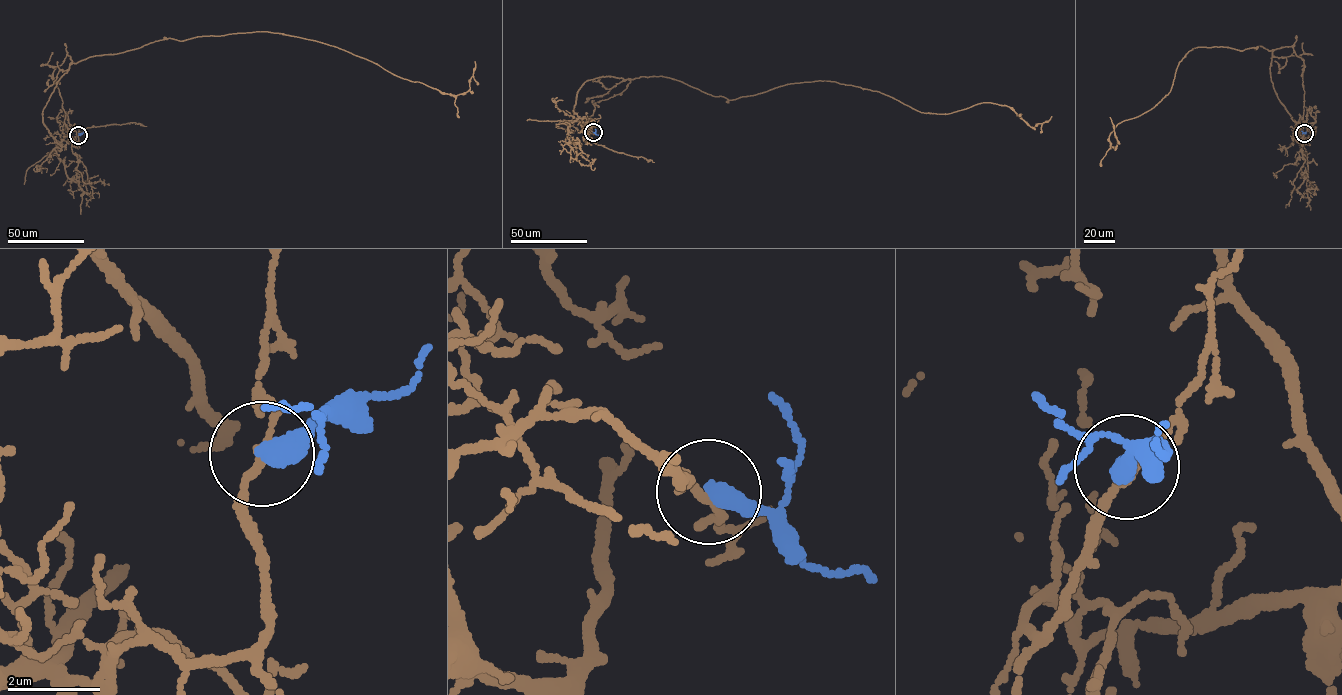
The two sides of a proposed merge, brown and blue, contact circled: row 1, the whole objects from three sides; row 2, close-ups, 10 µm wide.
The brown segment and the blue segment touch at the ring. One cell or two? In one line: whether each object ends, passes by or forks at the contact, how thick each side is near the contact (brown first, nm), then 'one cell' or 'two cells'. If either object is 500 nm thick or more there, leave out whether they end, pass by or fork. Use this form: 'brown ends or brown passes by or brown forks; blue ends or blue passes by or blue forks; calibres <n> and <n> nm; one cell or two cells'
brown passes by; blue ends; calibres 140 and 440 nm; two cells

